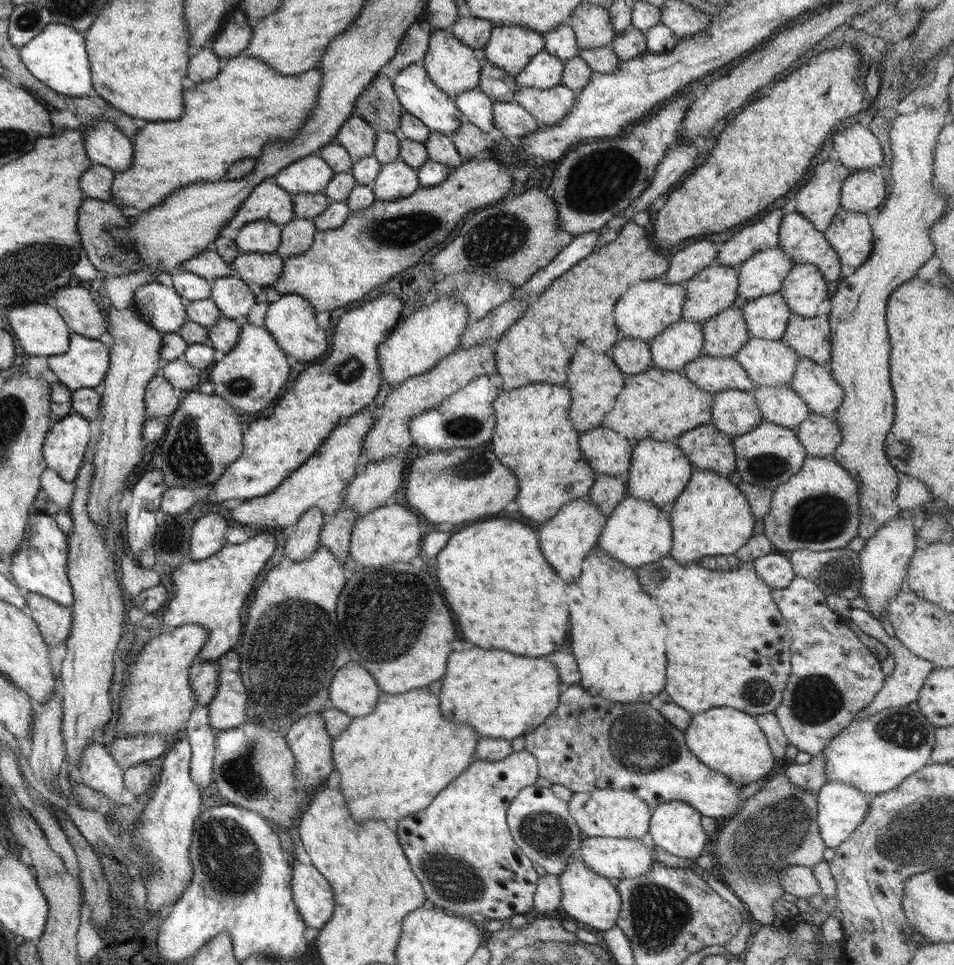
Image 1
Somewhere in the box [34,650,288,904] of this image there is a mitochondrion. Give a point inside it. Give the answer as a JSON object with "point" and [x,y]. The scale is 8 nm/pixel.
{"point":[232,862]}

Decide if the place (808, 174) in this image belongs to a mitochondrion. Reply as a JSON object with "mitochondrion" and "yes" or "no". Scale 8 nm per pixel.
{"mitochondrion":"no"}

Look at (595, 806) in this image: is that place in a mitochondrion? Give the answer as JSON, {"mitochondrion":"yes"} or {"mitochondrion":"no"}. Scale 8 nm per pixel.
{"mitochondrion":"no"}

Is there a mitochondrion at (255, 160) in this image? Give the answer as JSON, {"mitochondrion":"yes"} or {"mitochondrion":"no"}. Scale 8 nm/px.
{"mitochondrion":"no"}

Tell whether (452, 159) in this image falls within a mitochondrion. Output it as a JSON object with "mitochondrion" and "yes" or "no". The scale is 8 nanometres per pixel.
{"mitochondrion":"no"}

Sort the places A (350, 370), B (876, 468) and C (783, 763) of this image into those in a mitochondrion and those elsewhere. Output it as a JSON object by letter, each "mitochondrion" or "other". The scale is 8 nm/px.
{"A":"mitochondrion","B":"other","C":"other"}

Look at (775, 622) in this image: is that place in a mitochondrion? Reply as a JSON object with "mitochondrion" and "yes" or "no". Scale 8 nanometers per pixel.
{"mitochondrion":"no"}

